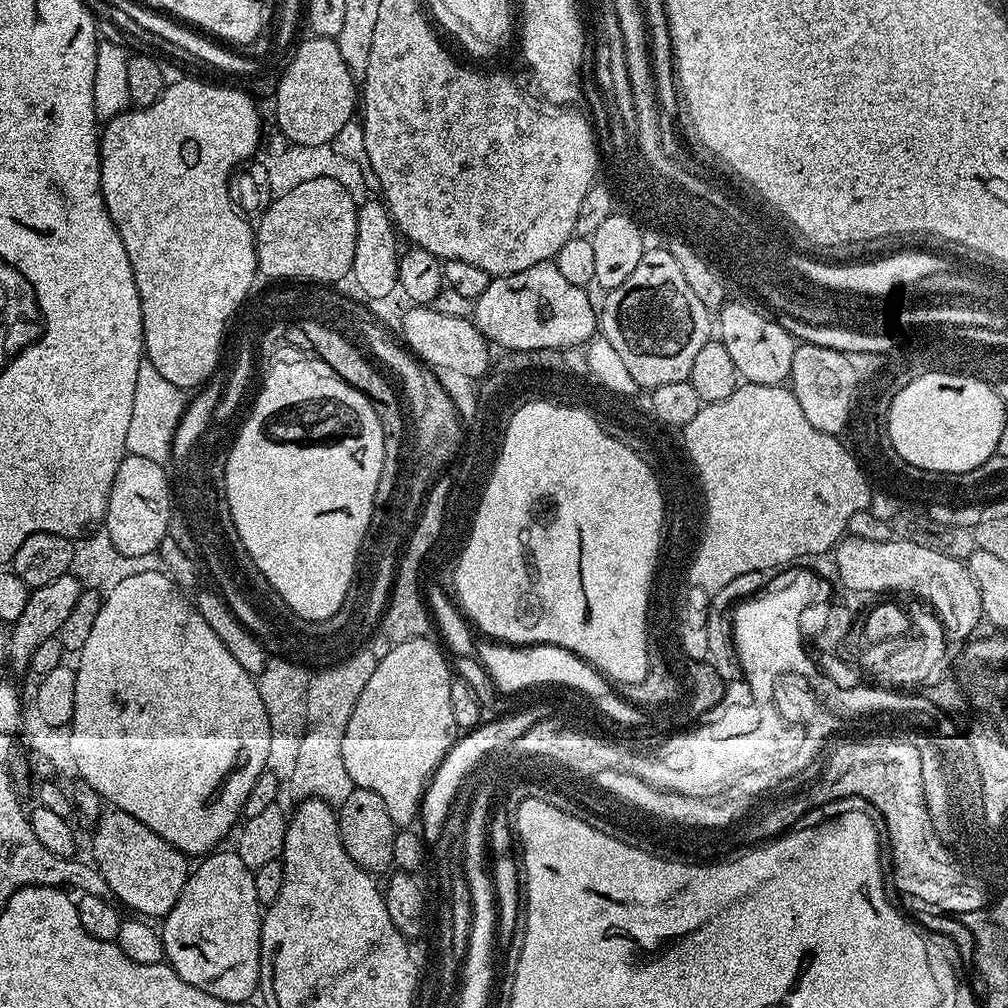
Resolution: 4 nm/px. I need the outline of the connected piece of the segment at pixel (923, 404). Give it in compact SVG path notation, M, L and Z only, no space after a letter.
M925 378L894 398L889 410L889 440L906 463L924 471L972 471L995 455L1006 426L1004 412L1001 398L984 396L984 388L956 388L948 380Z

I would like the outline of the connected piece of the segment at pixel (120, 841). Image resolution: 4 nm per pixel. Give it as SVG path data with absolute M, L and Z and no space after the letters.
M119 810L105 811L95 821L91 850L94 867L100 871L102 878L106 878L106 886L110 886L112 896L125 909L133 908L136 911L133 913L144 918L167 916L174 902L178 902L182 886L186 886L188 881L189 857L170 842L166 842L166 838L158 838L158 834L150 830L150 826Z

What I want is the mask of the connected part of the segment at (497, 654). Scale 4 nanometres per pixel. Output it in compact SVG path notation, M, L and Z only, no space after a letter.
M475 618L473 619L474 638L471 647L476 647L476 656L484 663L484 668L492 677L491 683L504 684L505 688L514 688L523 693L520 684L534 686L536 680L568 680L570 684L580 684L580 690L586 694L611 701L614 695L613 685L608 679L605 668L600 668L596 660L588 660L584 652L576 652L576 648L568 648L568 644L560 644L557 640L508 640L508 636L496 636L496 632L488 632Z

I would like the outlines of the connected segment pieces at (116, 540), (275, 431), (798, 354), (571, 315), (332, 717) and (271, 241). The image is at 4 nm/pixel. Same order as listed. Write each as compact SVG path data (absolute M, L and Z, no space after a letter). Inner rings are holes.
M125 455L124 461L118 466L118 474L114 474L114 486L110 490L110 498L108 499L108 505L106 506L106 514L104 515L104 523L102 525L103 531L108 532L110 541L113 542L113 546L120 552L125 558L131 558L134 556L150 555L155 553L162 543L160 535L164 532L165 520L168 518L168 497L172 495L173 485L170 483L170 472L165 465L158 462L150 462L150 458L138 458L137 456Z
M280 348L271 353L268 373L264 376L264 385L252 404L252 413L244 420L232 449L226 452L225 462L225 498L229 504L229 514L242 546L248 551L254 566L261 571L267 582L277 591L285 606L306 620L326 620L335 614L344 604L349 588L358 572L353 561L353 552L360 542L361 532L368 521L368 512L374 507L374 489L376 476L380 476L380 424L376 424L374 406L371 399L359 388L348 384L334 369L320 360L320 357L300 348Z
M797 343L794 350L794 362L790 387L802 406L802 414L810 421L810 426L819 432L843 433L840 426L848 414L848 400L858 395L856 388L856 368L852 365L853 357L846 352L830 350L826 346L810 346Z
M554 262L530 266L530 270L492 279L490 286L486 286L486 290L482 290L482 294L474 301L474 323L477 330L483 332L495 347L497 344L508 352L540 350L548 354L551 348L578 348L587 345L598 332L598 308L592 305L588 294L585 289L568 281ZM482 298L550 298L550 304L560 304L564 310L564 322L560 326L558 322L554 324L554 320L548 320L548 308L538 306L492 306L486 320L482 318Z
M357 650L339 663L325 667L324 677L319 679L311 699L315 708L316 725L312 736L302 738L302 744L294 755L292 764L292 788L300 798L324 800L333 806L344 803L353 790L352 779L342 762L342 738L344 728L352 713L352 705L358 702L370 674L374 674L376 660L370 650Z
M318 177L299 184L298 188L272 200L274 208L268 214L260 230L262 258L286 258L286 256L354 256L357 248L357 210L353 191L332 178Z

